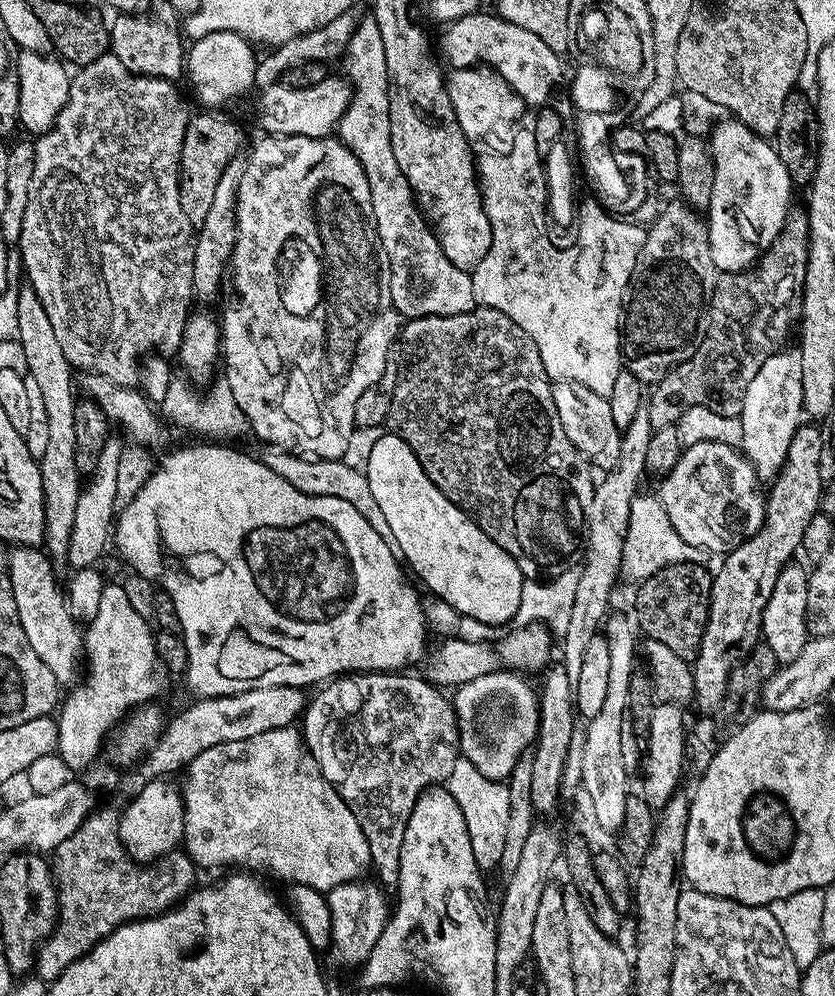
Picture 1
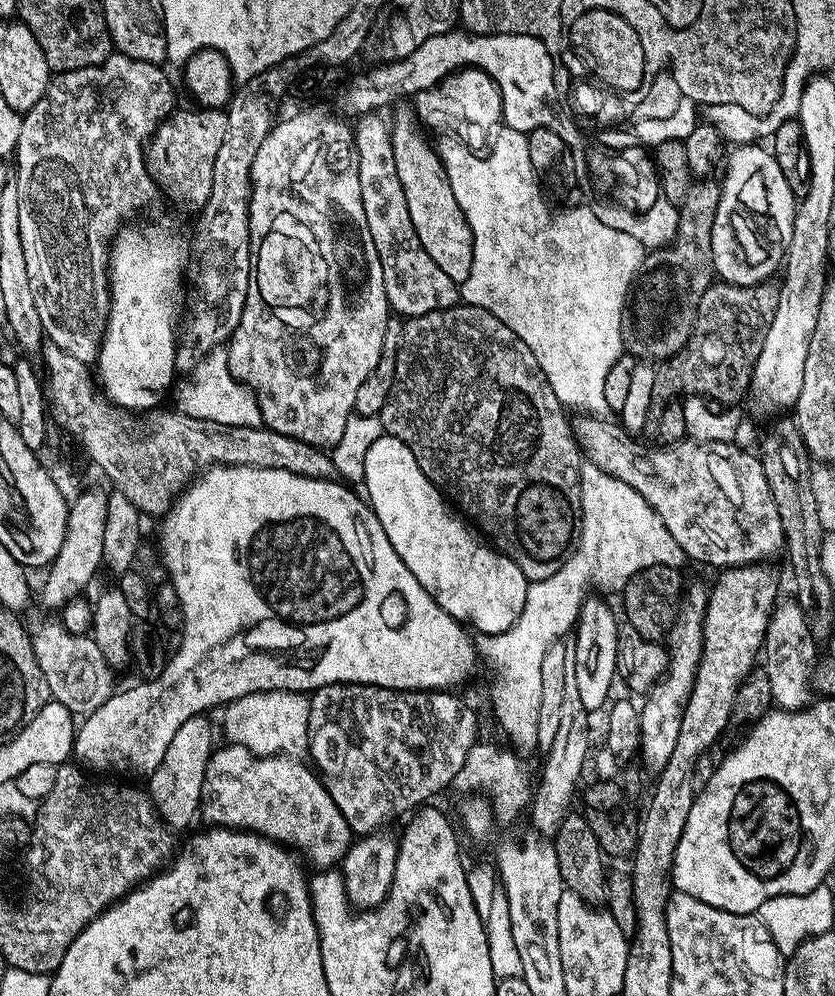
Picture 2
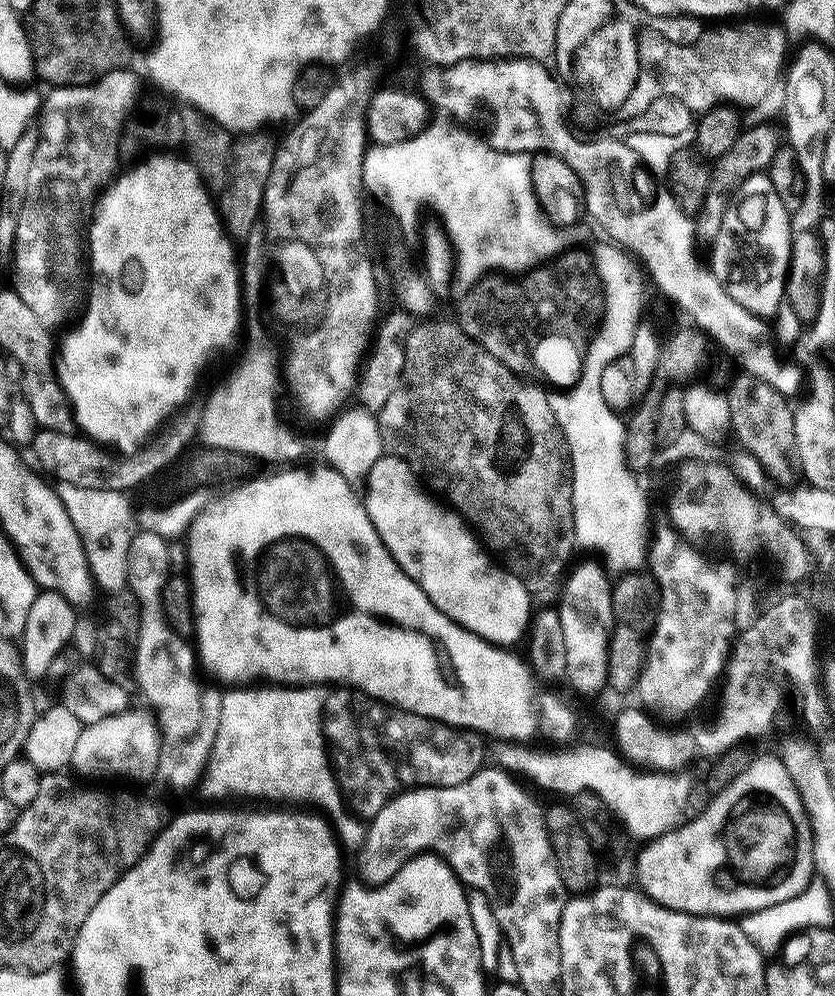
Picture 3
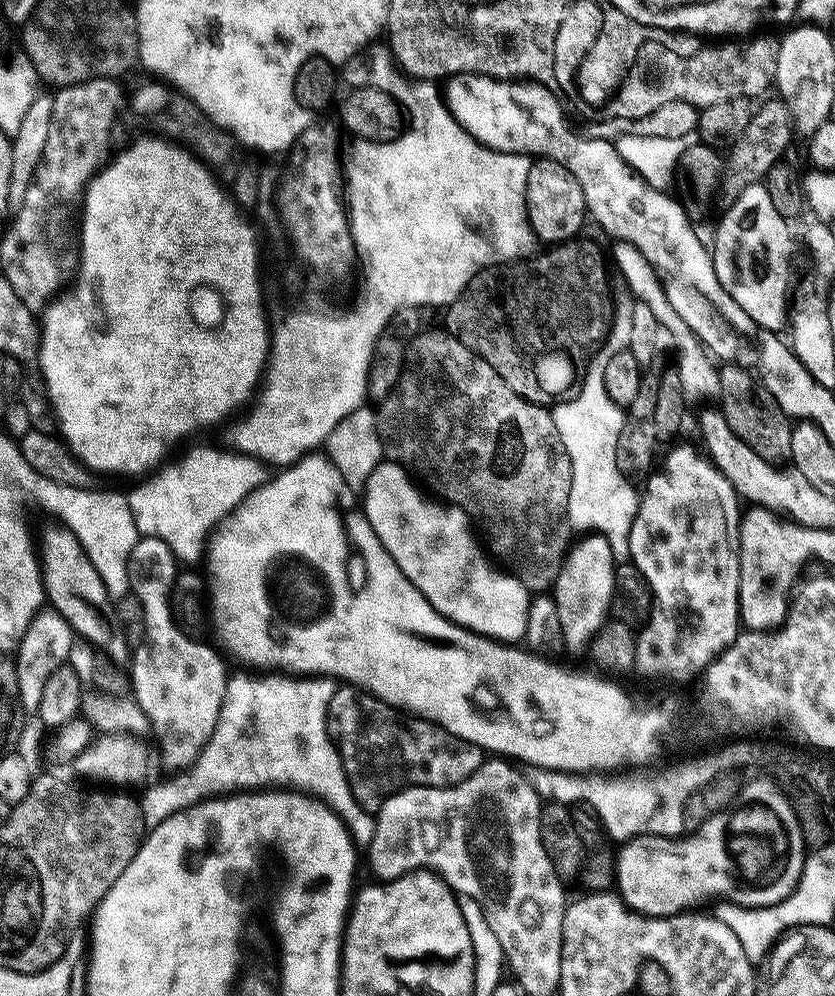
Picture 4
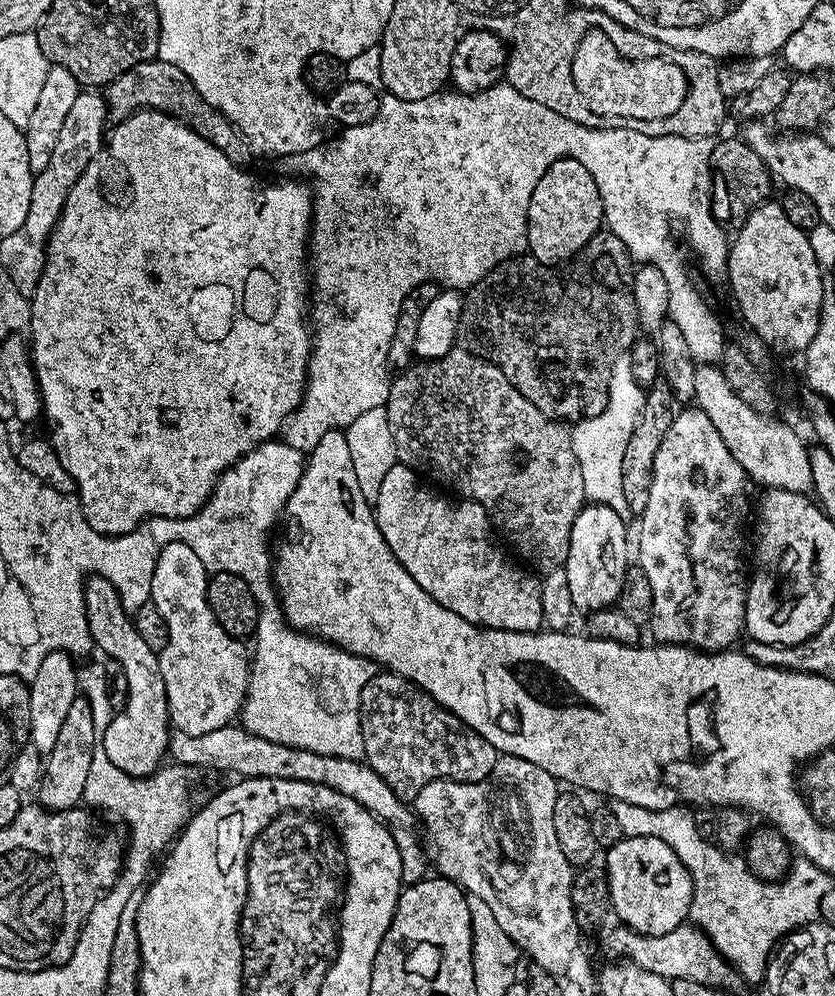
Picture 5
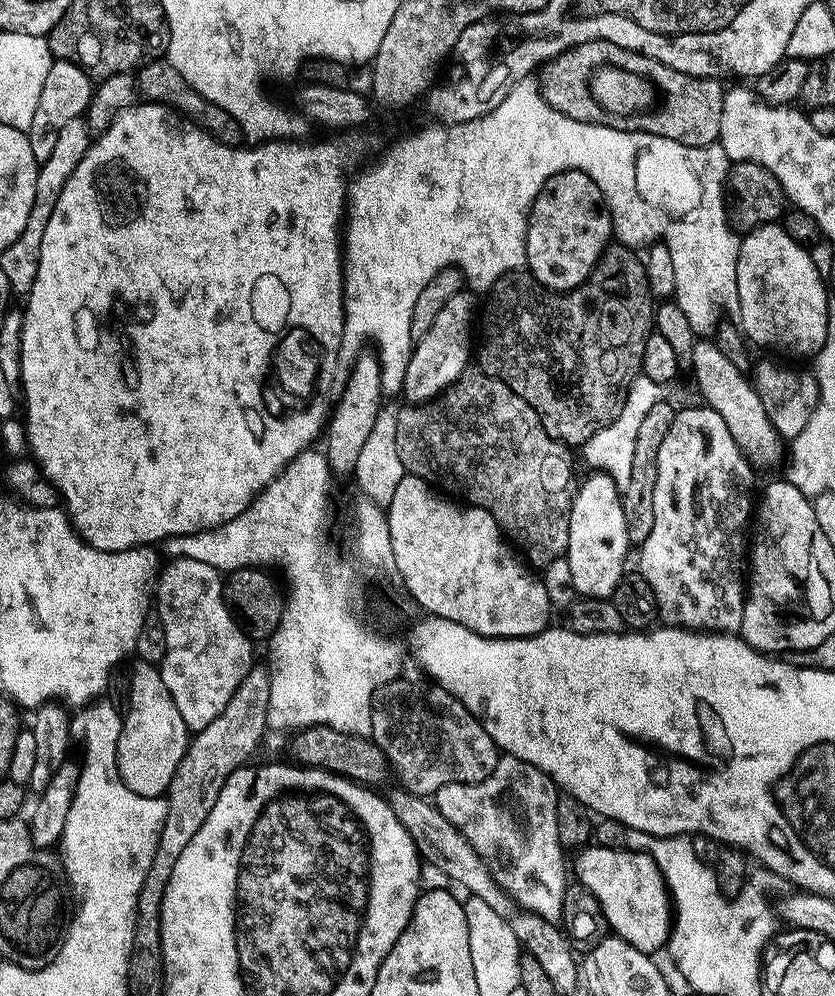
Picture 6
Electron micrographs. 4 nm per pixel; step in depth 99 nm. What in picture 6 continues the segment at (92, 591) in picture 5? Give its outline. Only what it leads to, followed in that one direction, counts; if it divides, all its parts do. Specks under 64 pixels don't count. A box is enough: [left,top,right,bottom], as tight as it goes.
[116,662,190,794]

